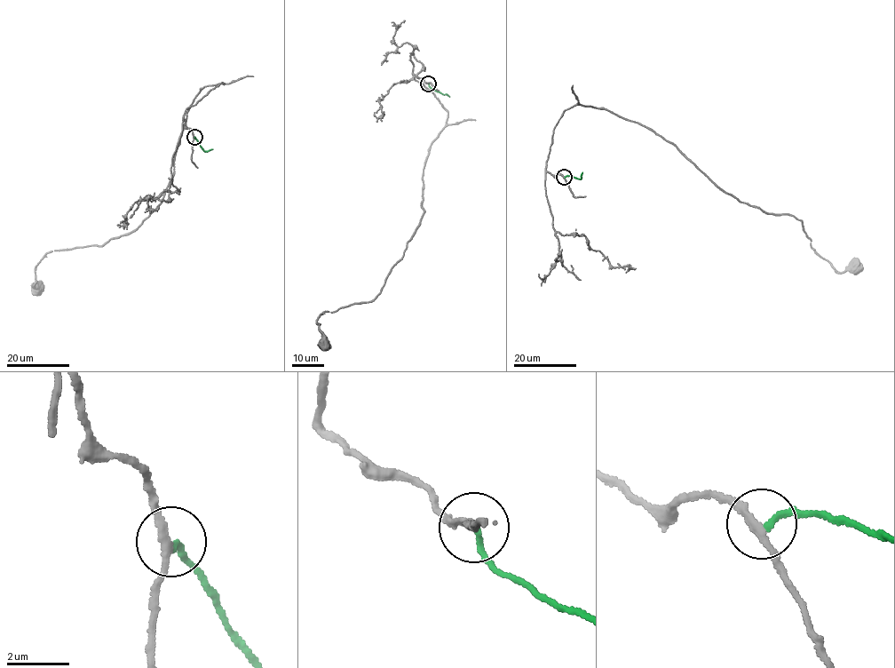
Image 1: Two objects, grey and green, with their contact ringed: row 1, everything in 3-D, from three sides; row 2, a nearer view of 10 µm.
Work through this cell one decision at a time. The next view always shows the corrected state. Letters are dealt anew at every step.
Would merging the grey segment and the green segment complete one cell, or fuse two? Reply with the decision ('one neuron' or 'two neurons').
one neuron

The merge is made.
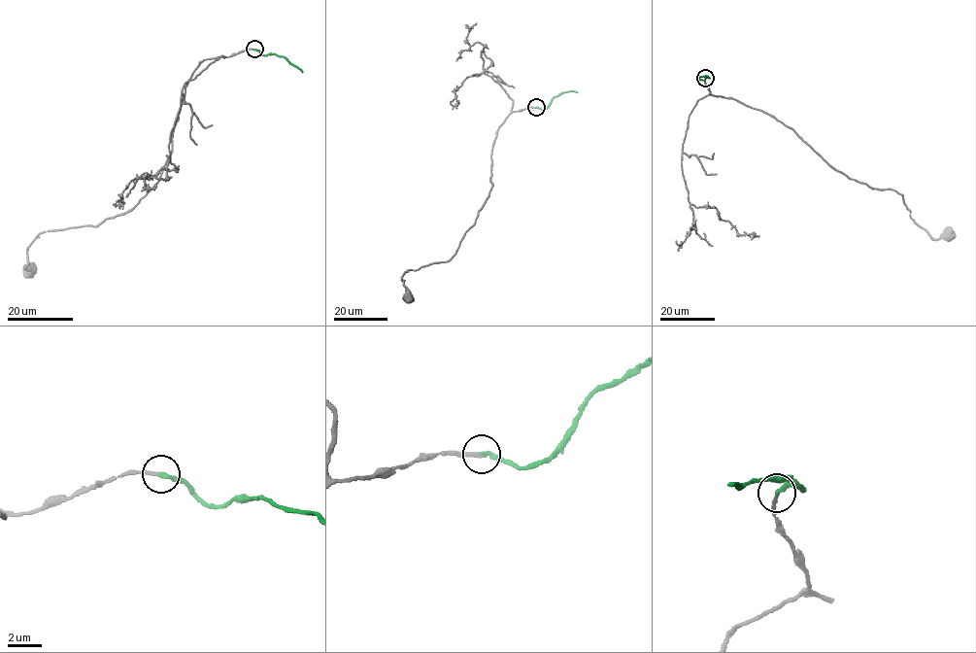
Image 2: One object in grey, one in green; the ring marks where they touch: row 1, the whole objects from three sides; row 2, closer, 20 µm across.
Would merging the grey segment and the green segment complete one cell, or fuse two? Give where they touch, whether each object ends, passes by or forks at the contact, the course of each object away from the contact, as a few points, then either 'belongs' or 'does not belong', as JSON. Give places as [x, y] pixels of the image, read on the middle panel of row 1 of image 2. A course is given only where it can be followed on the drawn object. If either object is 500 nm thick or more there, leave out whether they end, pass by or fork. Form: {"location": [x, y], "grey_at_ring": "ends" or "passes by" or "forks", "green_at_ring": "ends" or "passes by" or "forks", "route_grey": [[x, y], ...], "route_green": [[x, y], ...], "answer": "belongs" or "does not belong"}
{"location": [536, 107], "grey_at_ring": "ends", "green_at_ring": "ends", "route_grey": [[535, 107], [513, 111], [499, 127], [490, 157], [493, 186], [474, 224], [449, 260], [404, 273], [407, 296]], "route_green": [[536, 107], [544, 109], [560, 93], [577, 92]], "answer": "belongs"}

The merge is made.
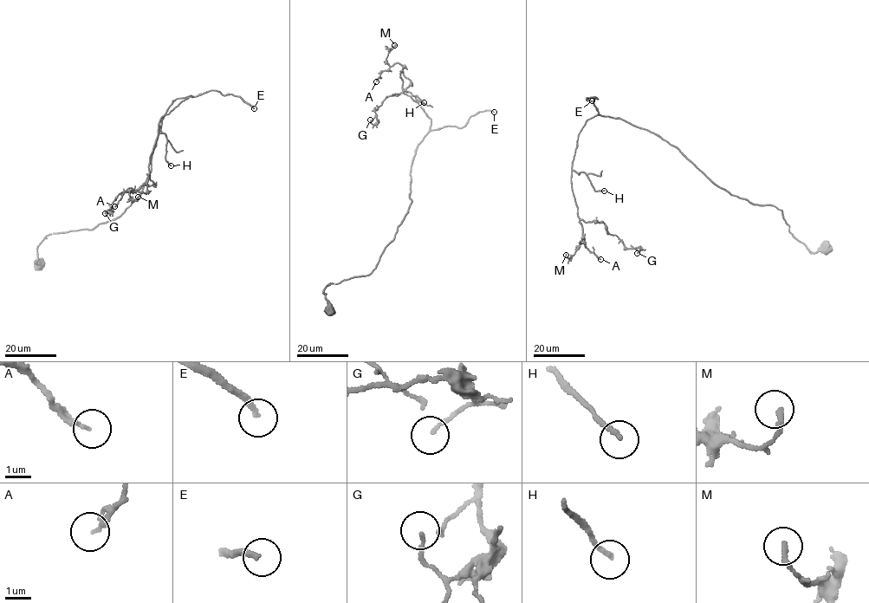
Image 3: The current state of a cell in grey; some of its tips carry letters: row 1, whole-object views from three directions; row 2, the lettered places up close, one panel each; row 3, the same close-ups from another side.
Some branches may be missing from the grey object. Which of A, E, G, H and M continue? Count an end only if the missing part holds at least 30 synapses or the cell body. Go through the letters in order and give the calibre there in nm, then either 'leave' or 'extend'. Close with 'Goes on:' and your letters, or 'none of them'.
A: calibre 150 nm; leave
E: calibre 180 nm; extend
G: calibre 80 nm; leave
H: calibre 160 nm; extend
M: calibre 200 nm; leave
Goes on: E, H

